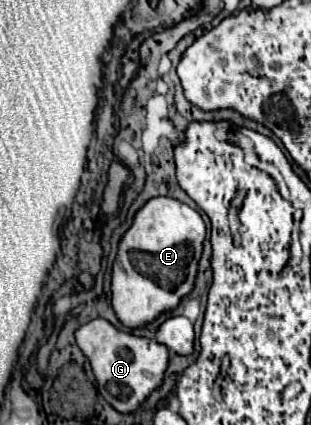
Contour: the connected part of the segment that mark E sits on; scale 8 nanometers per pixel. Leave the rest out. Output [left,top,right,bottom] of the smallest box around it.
[111,198,207,330]

